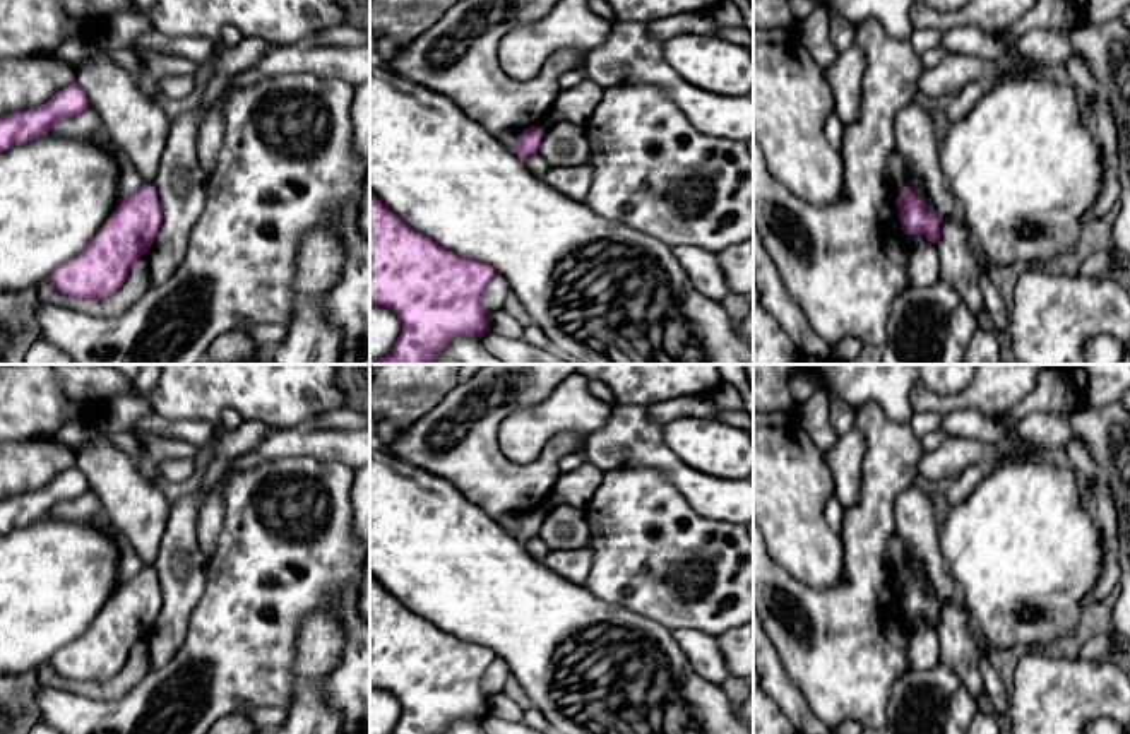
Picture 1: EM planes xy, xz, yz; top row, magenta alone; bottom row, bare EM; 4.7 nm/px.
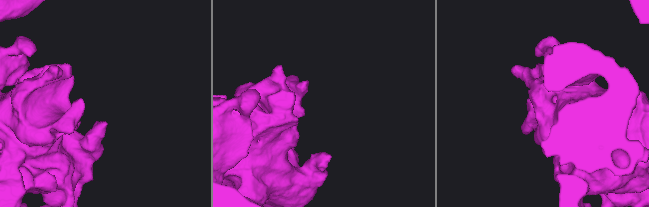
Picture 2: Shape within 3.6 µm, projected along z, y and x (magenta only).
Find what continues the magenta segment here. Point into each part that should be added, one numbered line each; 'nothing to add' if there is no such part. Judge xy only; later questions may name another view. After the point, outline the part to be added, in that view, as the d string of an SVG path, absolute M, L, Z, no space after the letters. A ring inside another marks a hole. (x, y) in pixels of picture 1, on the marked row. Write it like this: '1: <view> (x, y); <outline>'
nothing to add

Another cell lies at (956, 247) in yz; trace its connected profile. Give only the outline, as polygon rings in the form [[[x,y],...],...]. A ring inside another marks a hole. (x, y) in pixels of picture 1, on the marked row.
[[[954,202],[954,217],[942,219],[938,238],[940,277],[950,284],[976,320],[981,323],[983,293],[976,263],[976,241],[966,224],[964,212]]]

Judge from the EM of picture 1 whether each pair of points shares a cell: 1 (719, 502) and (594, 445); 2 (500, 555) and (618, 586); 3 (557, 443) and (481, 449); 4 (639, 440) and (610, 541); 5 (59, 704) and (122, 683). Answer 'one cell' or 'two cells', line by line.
1: one cell
2: two cells
3: one cell
4: two cells
5: two cells

